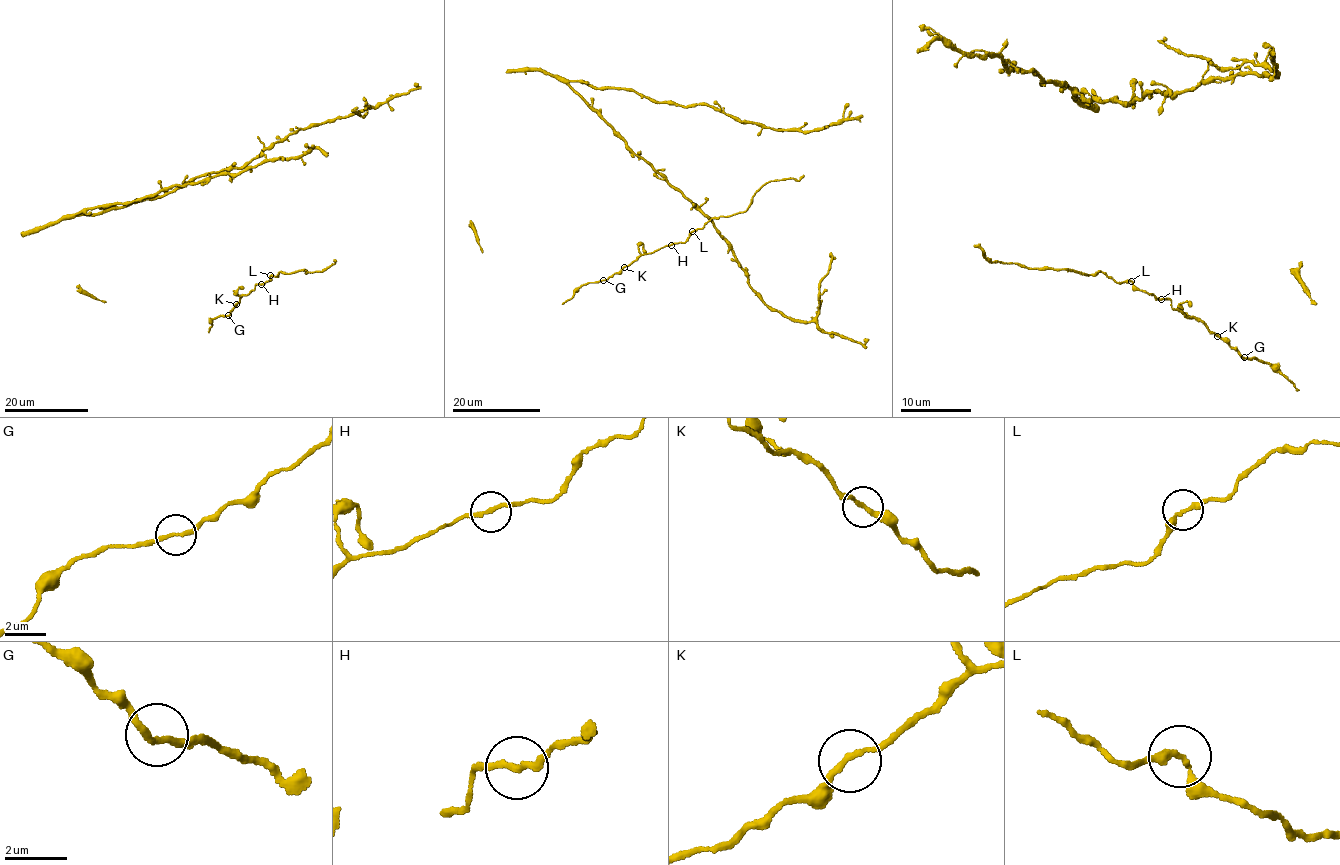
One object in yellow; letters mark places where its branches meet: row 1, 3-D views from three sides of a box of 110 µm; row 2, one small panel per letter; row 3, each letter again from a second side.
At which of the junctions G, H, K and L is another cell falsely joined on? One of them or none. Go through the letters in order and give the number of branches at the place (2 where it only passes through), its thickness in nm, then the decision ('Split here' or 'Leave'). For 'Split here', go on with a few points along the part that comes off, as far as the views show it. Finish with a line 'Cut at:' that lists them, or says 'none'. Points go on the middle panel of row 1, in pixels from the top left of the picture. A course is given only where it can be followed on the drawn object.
G: Branches: 2. Thickness 190 nm. Leave
H: Branches: 2. Thickness 190 nm. Leave
K: Branches: 2. Thickness 190 nm. Leave
L: Branches: 2. Thickness 190 nm. Leave
Cut at: none

